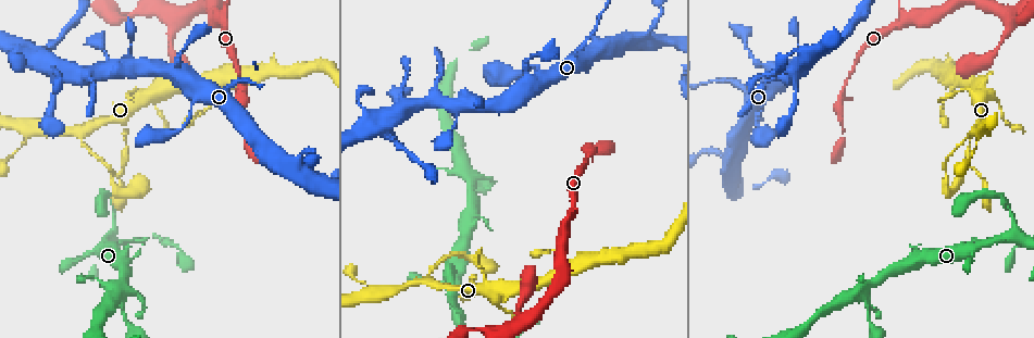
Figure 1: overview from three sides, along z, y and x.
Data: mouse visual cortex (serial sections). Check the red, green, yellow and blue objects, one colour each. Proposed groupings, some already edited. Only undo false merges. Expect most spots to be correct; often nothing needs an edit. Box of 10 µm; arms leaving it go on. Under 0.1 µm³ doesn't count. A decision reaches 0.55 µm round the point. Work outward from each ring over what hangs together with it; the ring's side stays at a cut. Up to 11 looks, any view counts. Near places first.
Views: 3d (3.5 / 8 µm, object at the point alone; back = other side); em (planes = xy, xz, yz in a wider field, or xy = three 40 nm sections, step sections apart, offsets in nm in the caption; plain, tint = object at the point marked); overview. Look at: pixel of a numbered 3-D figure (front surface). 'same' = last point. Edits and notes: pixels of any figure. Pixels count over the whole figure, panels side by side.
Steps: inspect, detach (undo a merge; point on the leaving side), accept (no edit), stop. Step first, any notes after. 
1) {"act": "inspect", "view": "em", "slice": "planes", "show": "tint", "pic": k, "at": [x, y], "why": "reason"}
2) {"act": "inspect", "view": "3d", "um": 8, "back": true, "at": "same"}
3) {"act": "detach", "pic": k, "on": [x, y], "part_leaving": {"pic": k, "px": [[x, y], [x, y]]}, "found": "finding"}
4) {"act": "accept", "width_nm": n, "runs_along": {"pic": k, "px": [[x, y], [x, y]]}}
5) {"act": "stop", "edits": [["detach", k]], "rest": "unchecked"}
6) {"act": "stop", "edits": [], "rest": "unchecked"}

{"act": "inspect", "view": "3d", "um": 3.5, "pic": 1, "at": [118, 288], "why": "small branch off a trunk"}

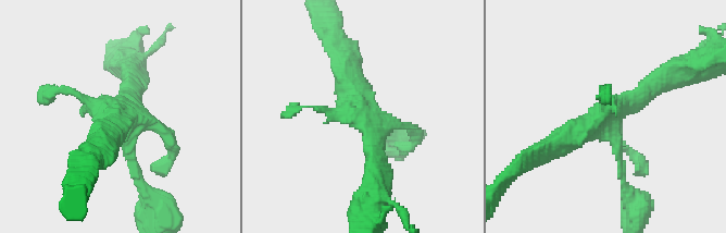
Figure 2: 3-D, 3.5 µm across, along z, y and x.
{"act": "inspect", "view": "em", "slice": "xy", "step": 3, "show": "tint", "pic": 2, "at": [611, 108]}

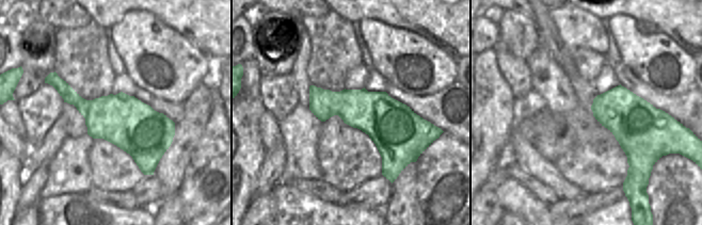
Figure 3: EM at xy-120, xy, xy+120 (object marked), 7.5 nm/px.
{"act": "accept", "found": "one cell here"}

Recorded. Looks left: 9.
{"act": "inspect", "view": "3d", "um": 3.5, "pic": 1, "at": [84, 132], "why": "a fork"}

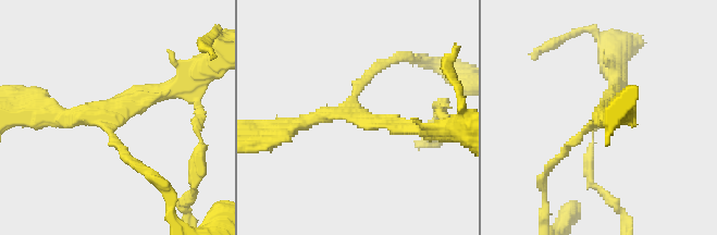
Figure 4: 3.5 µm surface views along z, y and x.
{"act": "inspect", "view": "em", "slice": "planes", "show": "tint", "pic": 4, "at": [354, 113], "arms": 3, "arm_widths_nm": [150, 200, 200]}

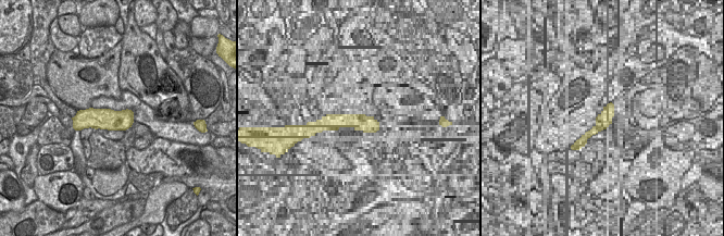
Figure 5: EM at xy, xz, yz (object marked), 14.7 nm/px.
{"act": "accept", "width_nm": 320, "runs_along": {"pic": 4, "px": [[172, 86], [112, 120], [41, 113]]}, "found": "continuous, no second cell"}

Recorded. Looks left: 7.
{"act": "inspect", "view": "3d", "um": 8, "pic": 1, "at": [42, 60], "why": "thin arm on a thick one"}

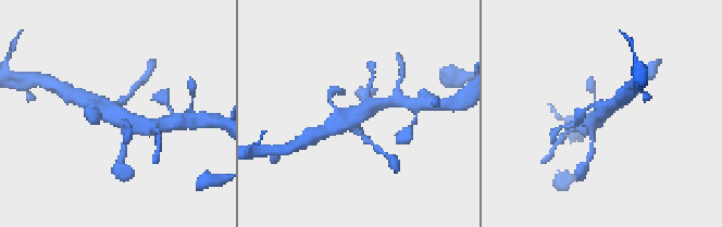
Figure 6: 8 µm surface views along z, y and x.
{"act": "inspect", "view": "em", "slice": "xy", "step": 5, "show": "tint", "at": "same"}

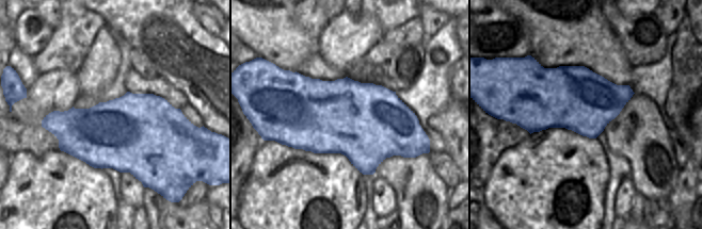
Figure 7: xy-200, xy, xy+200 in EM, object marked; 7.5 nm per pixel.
{"act": "accept", "runs_along": {"pic": 6, "px": [[384, 103], [346, 115], [331, 128]]}, "found": "continuous, no second cell"}

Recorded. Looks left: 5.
{"act": "inspect", "view": "3d", "um": 3.5, "pic": 1, "at": [904, 20], "why": "abrupt turn"}

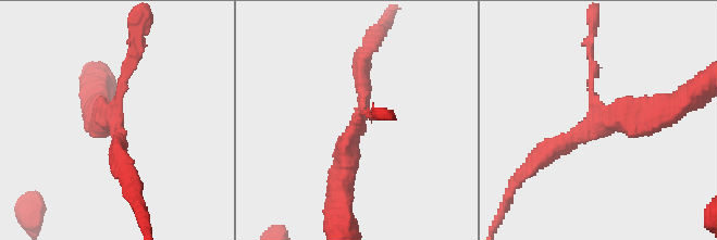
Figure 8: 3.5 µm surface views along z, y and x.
{"act": "inspect", "view": "em", "slice": "xy", "step": 3, "show": "plain", "pic": 8, "at": [117, 119]}

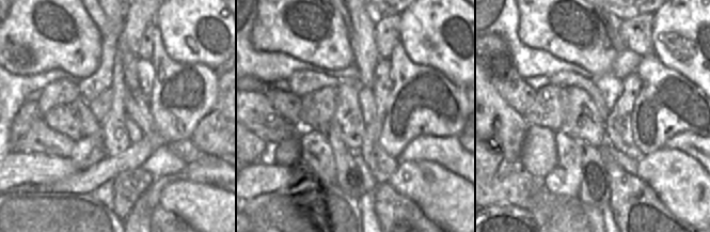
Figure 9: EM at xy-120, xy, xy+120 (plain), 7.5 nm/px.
{"act": "inspect", "view": "em", "slice": "xy", "step": 3, "show": "tint", "at": "same"}

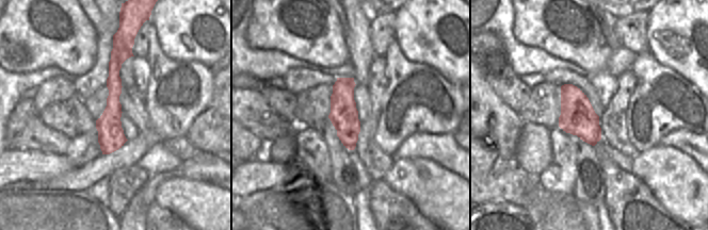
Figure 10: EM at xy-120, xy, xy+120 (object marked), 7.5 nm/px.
{"act": "accept", "runs_along": {"pic": 10, "px": [[123, 47], [114, 65], [105, 151]]}, "found": "continuous, no second cell"}

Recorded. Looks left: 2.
{"act": "stop", "edits": [], "rest": "unchecked"}

